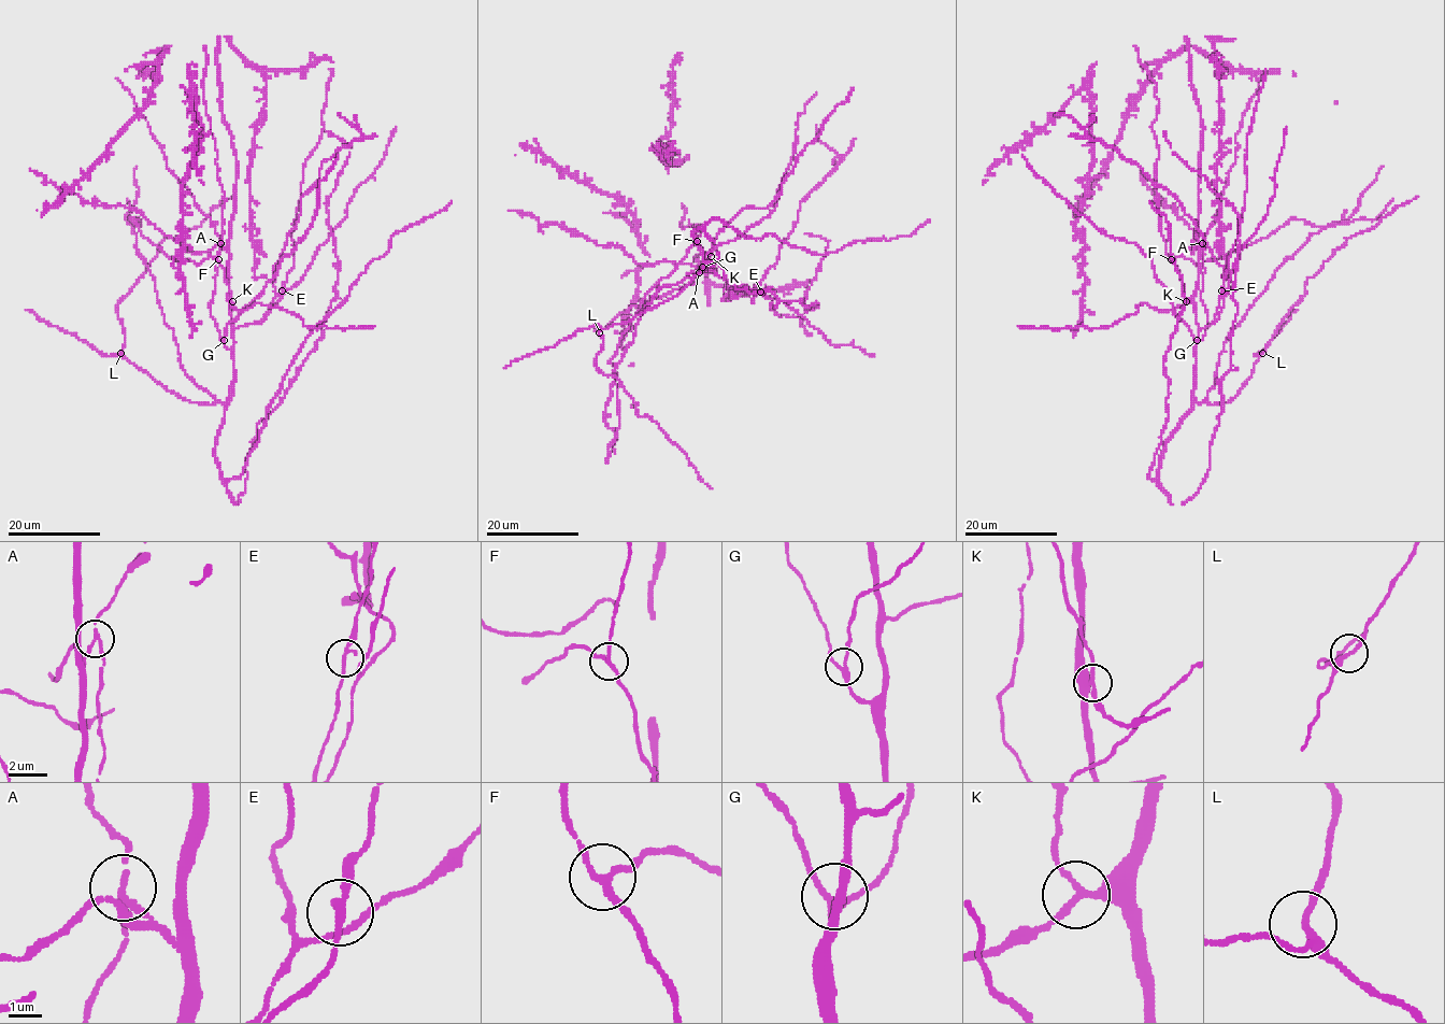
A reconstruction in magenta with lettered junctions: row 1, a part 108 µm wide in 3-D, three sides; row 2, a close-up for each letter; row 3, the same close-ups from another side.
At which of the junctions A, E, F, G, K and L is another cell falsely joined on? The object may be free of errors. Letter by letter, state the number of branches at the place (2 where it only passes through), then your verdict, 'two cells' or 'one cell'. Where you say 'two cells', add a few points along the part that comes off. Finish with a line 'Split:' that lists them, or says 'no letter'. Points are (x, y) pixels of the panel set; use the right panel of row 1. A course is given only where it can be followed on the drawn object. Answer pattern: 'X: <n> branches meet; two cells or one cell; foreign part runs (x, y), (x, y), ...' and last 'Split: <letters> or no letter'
A: 3 branches meet; two cells; foreign part runs (1202, 243), (1191, 253), (1195, 232), (1175, 214), (1175, 205), (1158, 202), (1155, 193), (1143, 182), (1140, 170)
E: 3 branches meet; one cell
F: 3 branches meet; one cell
G: 3 branches meet; one cell
K: 3 branches meet; one cell
L: 3 branches meet; one cell
Split: A

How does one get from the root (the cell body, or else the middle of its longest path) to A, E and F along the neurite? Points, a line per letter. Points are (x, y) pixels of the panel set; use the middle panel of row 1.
A: (709, 259), (706, 269), (699, 272)
E: (709, 259), (711, 268), (721, 278), (760, 290)
F: (709, 259), (711, 254), (703, 252), (697, 241)

